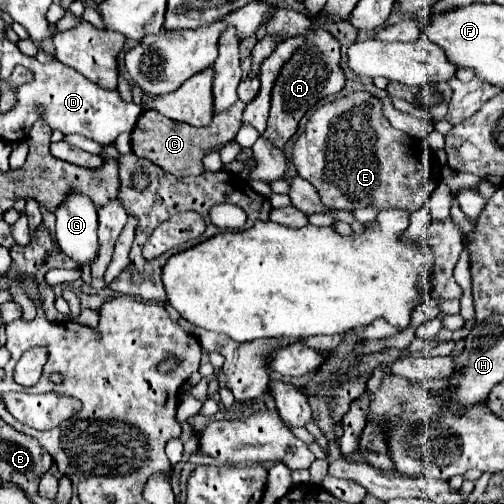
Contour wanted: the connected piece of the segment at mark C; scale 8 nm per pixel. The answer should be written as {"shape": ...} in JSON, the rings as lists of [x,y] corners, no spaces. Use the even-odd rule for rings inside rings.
{"shape":[[[236,102],[236,106],[220,112],[214,116],[212,124],[206,128],[194,128],[184,122],[170,120],[156,110],[146,110],[140,114],[134,130],[132,130],[132,152],[140,158],[148,158],[150,162],[158,164],[162,170],[172,172],[174,176],[200,176],[204,174],[202,158],[206,156],[208,148],[216,148],[234,140],[236,132],[242,126],[244,102]]]}

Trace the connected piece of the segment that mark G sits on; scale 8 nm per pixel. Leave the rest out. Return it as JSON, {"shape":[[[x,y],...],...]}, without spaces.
{"shape":[[[68,196],[56,210],[56,240],[78,268],[88,268],[98,254],[98,214],[88,196]]]}

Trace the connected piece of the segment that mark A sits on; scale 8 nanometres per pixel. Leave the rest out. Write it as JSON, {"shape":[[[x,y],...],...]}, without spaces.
{"shape":[[[318,30],[314,36],[310,36],[306,46],[300,48],[296,56],[292,56],[292,60],[288,60],[288,64],[282,68],[272,88],[272,108],[270,108],[268,128],[264,130],[262,136],[270,140],[278,150],[284,150],[284,146],[296,134],[304,114],[318,100],[340,92],[344,82],[346,82],[344,72],[340,72],[340,44],[328,32]]]}

